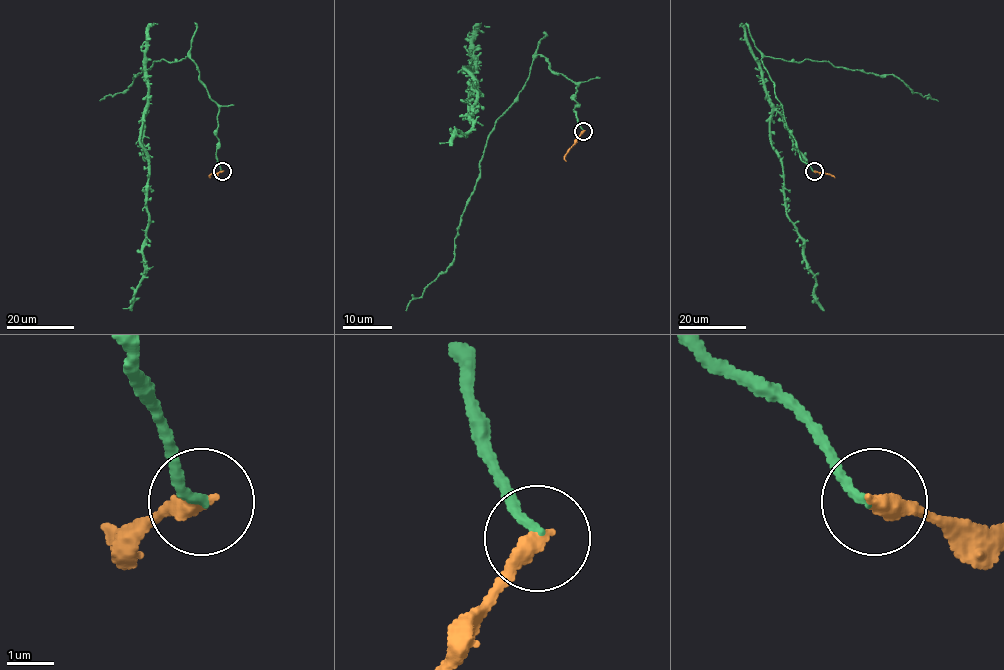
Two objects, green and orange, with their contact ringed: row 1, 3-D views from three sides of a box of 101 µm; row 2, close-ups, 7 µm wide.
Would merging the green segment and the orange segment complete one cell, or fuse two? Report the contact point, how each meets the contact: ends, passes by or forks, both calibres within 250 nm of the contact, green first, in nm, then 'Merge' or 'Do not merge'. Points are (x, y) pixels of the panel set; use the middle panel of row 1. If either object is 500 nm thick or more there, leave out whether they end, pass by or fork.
Place: (583, 131). At the ring green ends. At the ring orange ends. Thickness 200 nm (green) against 400 nm. Do not merge

